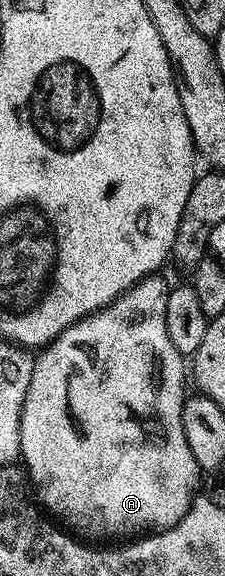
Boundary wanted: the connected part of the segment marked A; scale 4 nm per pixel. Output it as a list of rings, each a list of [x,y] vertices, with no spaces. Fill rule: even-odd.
[[[161,274],[146,276],[136,287],[129,288],[124,295],[117,297],[106,308],[101,308],[100,311],[86,317],[78,324],[73,324],[67,331],[57,336],[52,343],[45,346],[33,362],[31,382],[27,388],[27,398],[23,402],[21,411],[20,459],[23,461],[35,496],[35,491],[37,491],[36,499],[39,501],[40,507],[46,513],[56,517],[66,529],[72,530],[78,537],[88,538],[93,542],[109,542],[112,541],[109,540],[112,536],[133,538],[138,534],[163,532],[166,528],[175,526],[179,522],[179,518],[183,518],[190,501],[198,491],[199,469],[195,462],[195,454],[191,454],[191,446],[187,446],[187,438],[183,434],[183,418],[181,417],[187,399],[187,391],[185,392],[187,360],[179,350],[175,350],[175,346],[167,334],[167,298],[170,285],[165,284],[163,277],[164,275]]]

